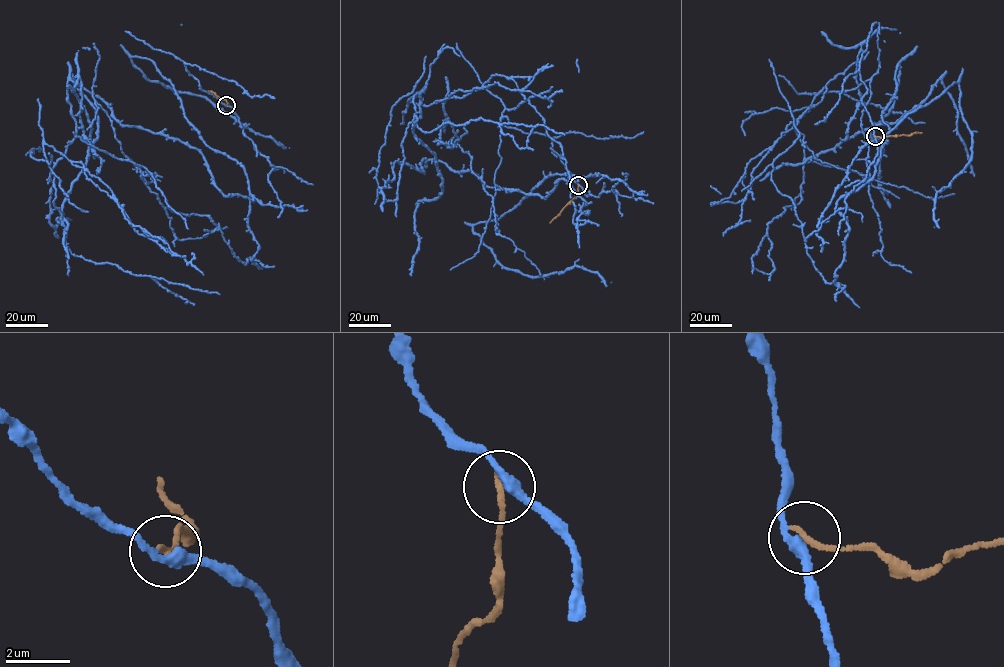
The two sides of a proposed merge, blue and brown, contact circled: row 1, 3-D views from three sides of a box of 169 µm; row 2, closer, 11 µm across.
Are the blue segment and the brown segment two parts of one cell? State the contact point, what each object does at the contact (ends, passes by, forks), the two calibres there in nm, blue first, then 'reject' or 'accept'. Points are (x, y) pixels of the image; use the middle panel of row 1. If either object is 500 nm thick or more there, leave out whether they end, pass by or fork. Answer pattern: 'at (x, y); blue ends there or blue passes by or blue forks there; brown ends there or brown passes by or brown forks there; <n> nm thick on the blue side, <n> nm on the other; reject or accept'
at (578, 185); blue passes by; brown ends there; 300 nm thick on the blue side, 200 nm on the other; reject

